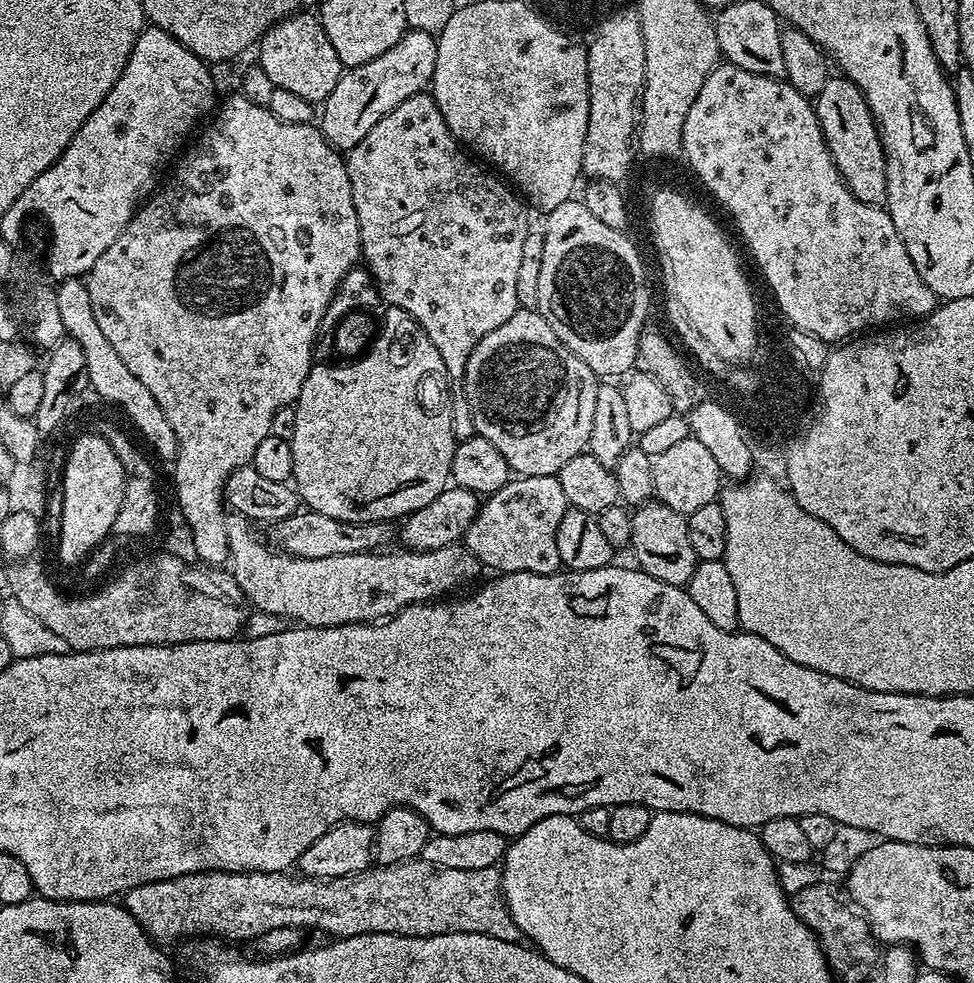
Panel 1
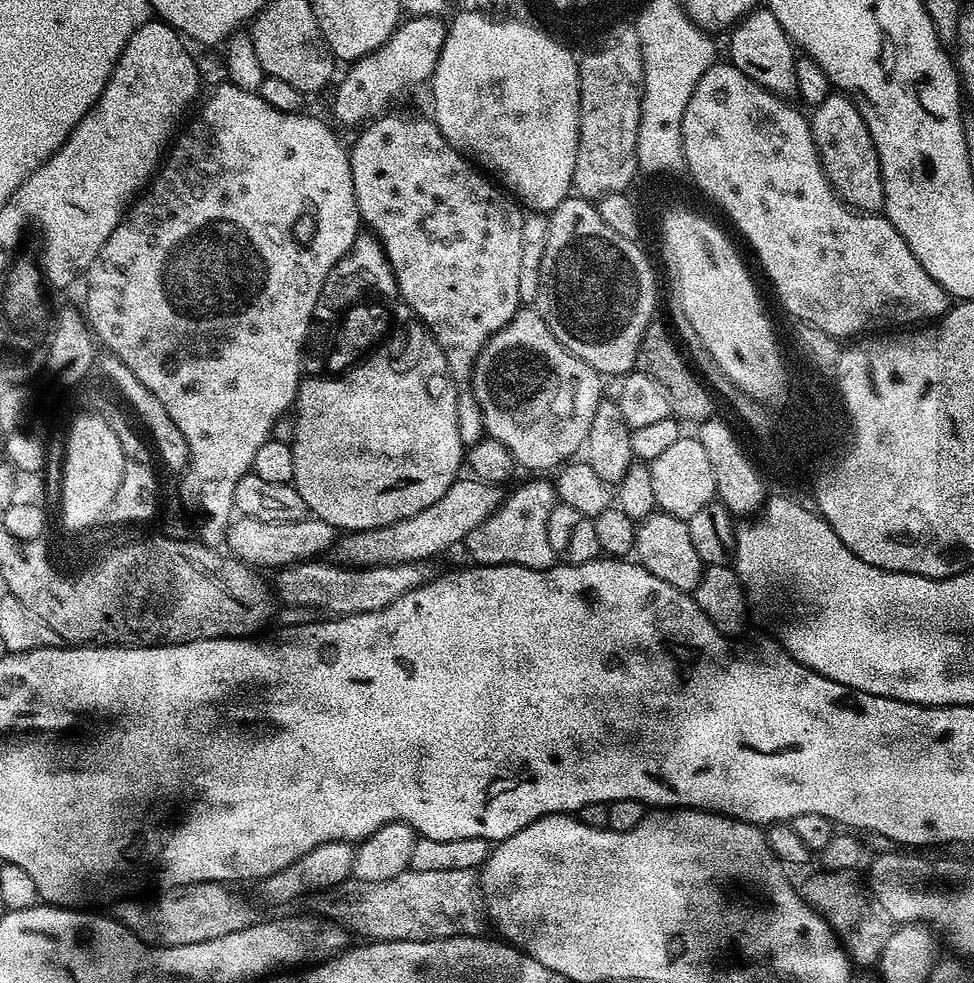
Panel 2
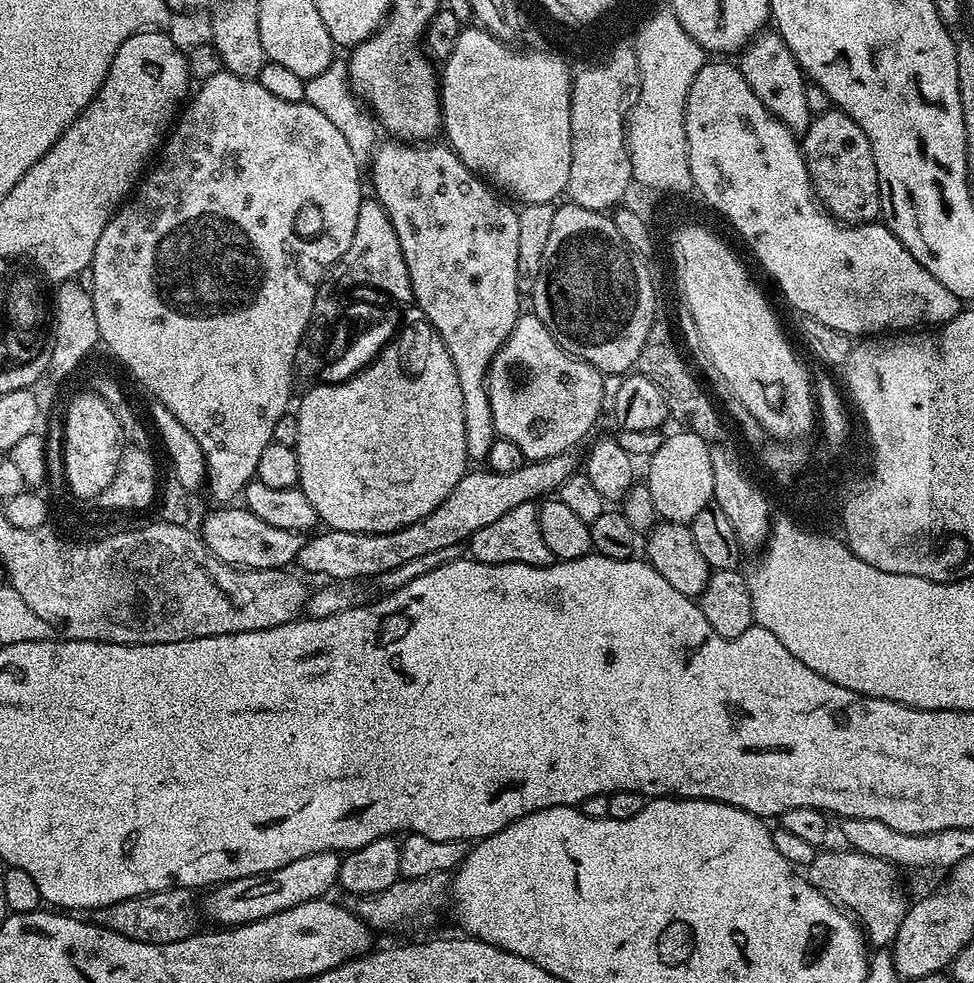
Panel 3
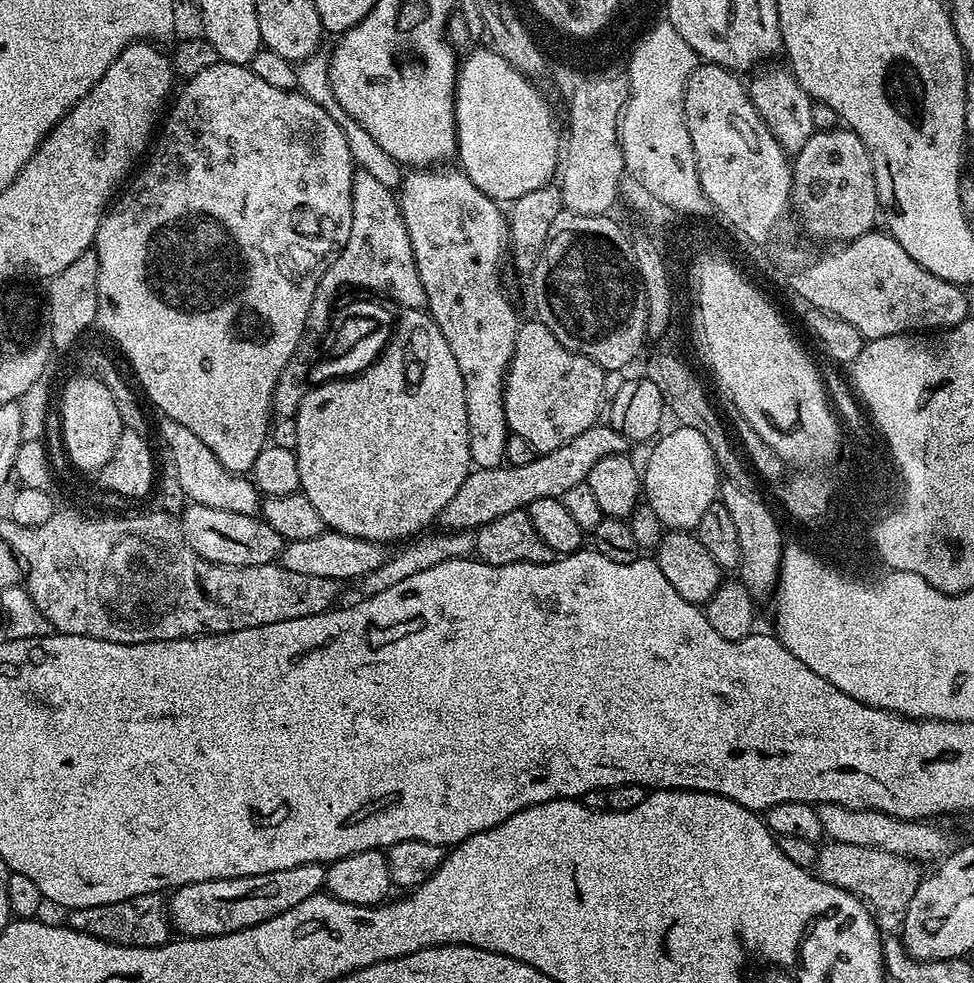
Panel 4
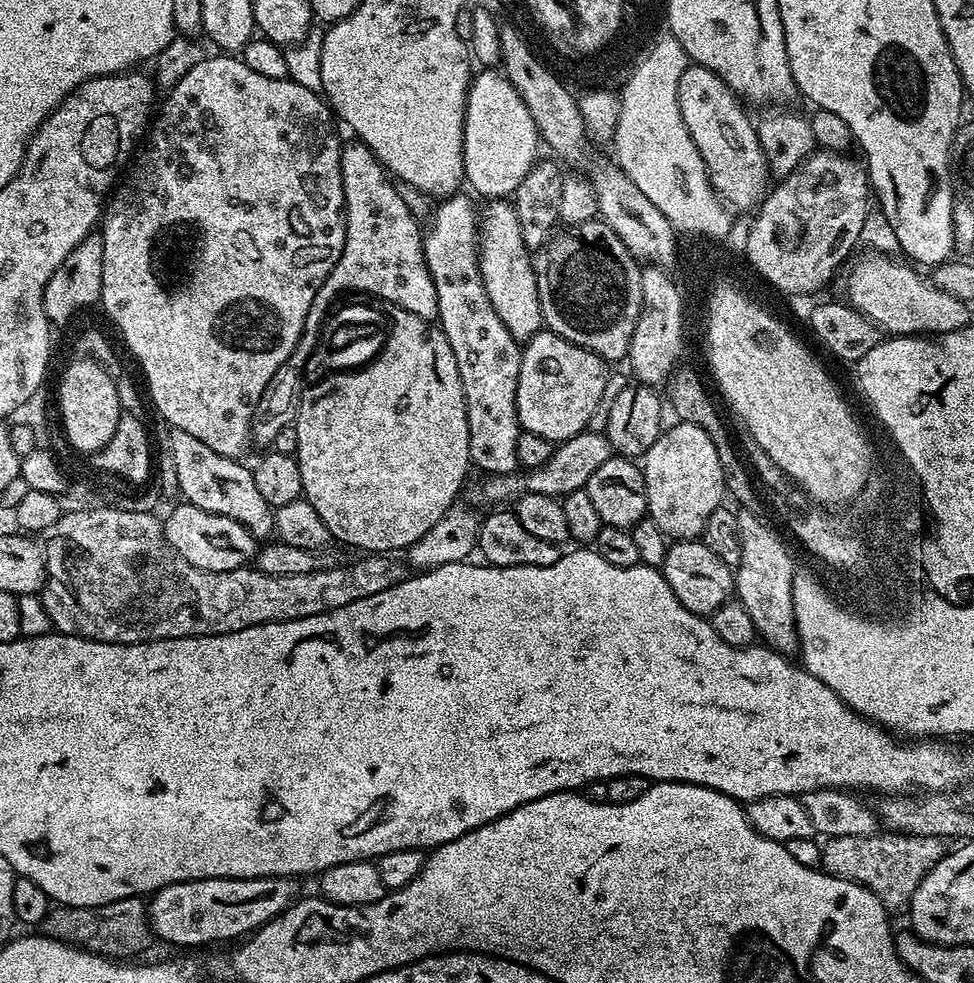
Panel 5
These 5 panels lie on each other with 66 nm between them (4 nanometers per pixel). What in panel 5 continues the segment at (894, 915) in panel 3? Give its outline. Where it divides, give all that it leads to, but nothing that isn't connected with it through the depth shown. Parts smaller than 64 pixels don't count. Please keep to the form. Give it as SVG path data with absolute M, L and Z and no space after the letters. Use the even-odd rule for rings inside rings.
M877 834L874 836L863 836L862 838L828 838L823 841L820 853L820 862L823 871L829 872L831 876L841 876L844 880L853 880L854 883L869 888L876 893L876 897L884 903L885 908L907 909L911 905L914 894L926 878L930 869L940 861L946 854L945 841L939 836L906 836L903 834Z

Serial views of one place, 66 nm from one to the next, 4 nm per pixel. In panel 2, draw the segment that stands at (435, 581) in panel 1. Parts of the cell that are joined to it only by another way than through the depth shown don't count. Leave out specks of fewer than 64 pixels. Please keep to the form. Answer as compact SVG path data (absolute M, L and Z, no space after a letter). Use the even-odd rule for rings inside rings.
M305 562L279 569L280 576L274 583L285 605L305 604L336 616L353 616L363 612L377 612L390 606L402 594L425 583L424 568L419 564L378 566L377 568L345 568L335 562ZM280 591L280 592L279 592ZM328 611L328 612L327 612Z

